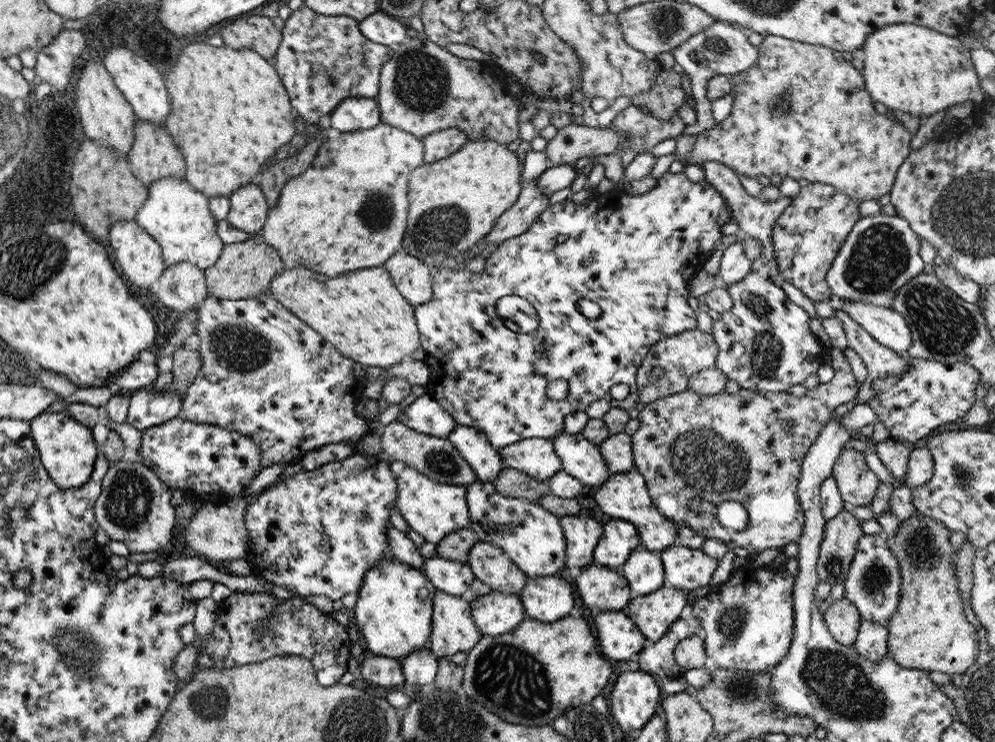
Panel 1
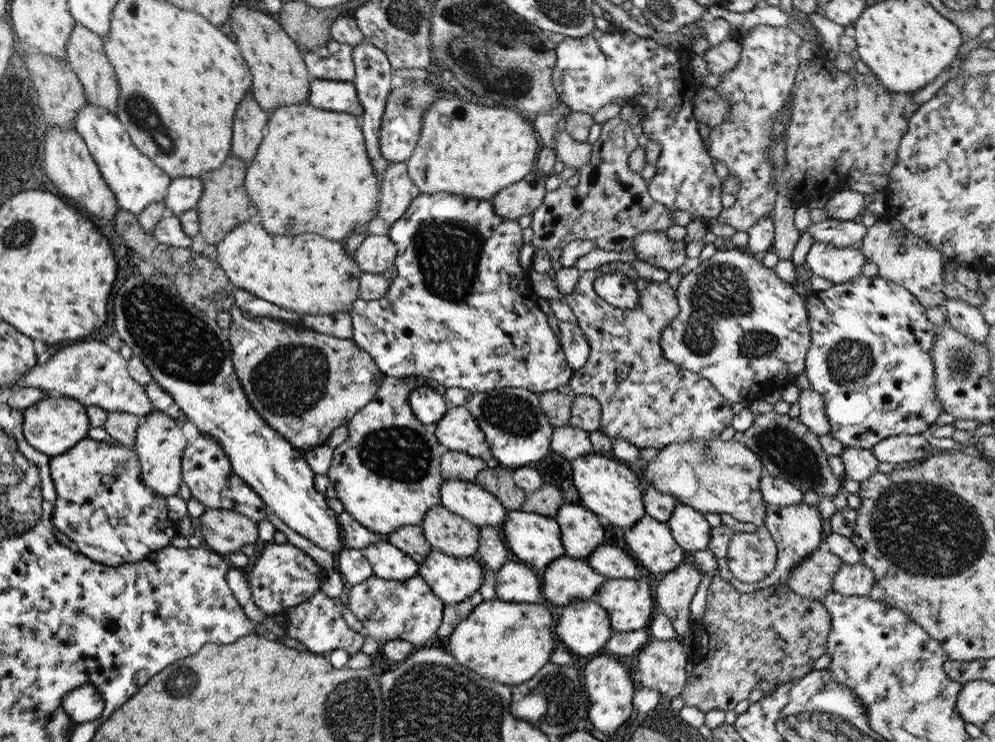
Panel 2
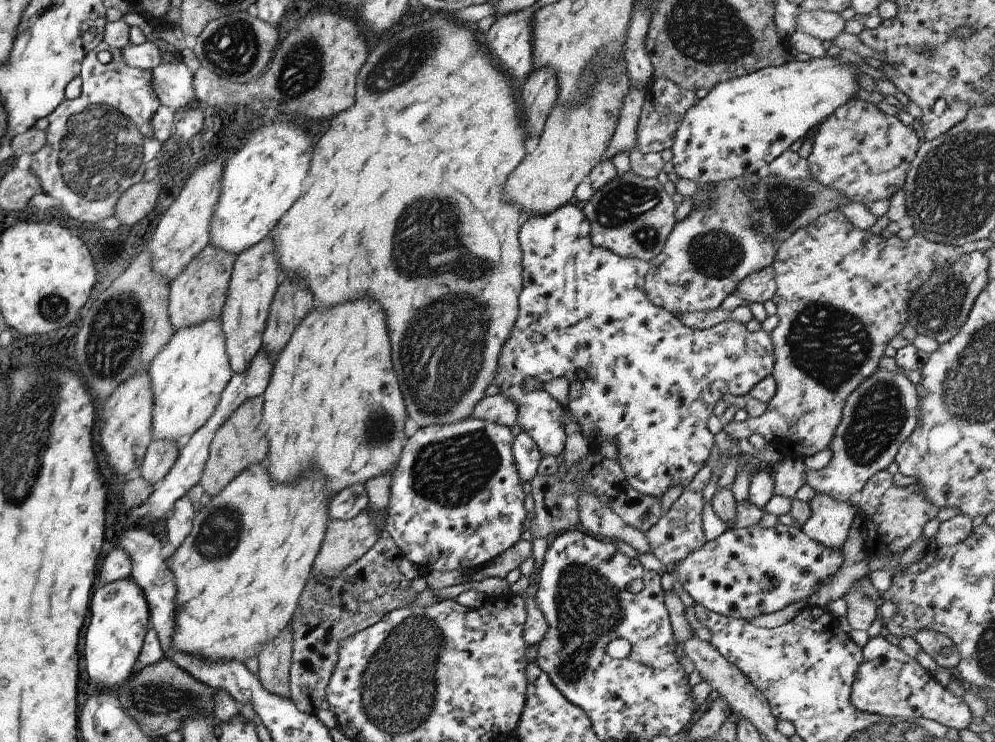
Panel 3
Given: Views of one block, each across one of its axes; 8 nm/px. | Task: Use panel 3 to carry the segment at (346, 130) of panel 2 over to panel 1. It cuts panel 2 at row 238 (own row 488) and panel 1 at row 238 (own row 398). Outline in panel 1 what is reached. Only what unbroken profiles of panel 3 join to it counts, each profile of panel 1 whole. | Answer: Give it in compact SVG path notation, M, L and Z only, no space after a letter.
M380 122L365 130L338 133L318 148L313 160L317 168L307 168L283 183L259 234L277 251L286 269L307 266L313 272L333 278L349 270L384 264L400 249L408 213L408 176L424 162L421 139Z

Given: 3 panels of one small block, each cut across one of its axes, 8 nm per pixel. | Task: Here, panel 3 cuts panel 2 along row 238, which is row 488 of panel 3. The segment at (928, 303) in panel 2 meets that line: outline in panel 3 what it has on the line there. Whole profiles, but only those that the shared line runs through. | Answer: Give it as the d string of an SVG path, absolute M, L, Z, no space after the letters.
M886 469L873 473L855 498L857 511L865 518L866 536L861 539L861 544L869 557L901 556L921 536L922 526L938 514L938 508L924 497L921 485L896 486L891 477Z

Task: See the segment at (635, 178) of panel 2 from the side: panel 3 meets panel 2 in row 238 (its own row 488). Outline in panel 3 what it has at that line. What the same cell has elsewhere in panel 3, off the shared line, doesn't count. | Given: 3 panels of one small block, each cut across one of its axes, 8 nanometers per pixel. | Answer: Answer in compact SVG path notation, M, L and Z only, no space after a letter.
M590 448L588 455L582 461L573 465L570 469L566 468L565 476L561 480L556 479L555 473L549 476L536 474L530 480L530 487L534 516L531 520L533 522L531 540L534 537L551 539L554 537L551 532L565 531L568 526L578 521L579 500L577 498L583 496L578 494L579 491L592 492L591 496L597 502L607 505L626 525L642 533L651 528L663 513L660 498L639 494L636 490L633 490L627 484L618 460L614 462L613 459L602 458L593 448Z

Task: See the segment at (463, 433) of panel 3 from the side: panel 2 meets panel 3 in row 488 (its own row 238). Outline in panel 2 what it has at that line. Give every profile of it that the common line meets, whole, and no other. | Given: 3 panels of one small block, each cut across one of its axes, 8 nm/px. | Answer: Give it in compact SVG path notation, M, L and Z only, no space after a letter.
M419 193L407 207L407 210L388 228L388 237L395 245L396 256L394 267L397 276L392 278L385 297L373 301L357 299L350 304L348 311L352 323L351 339L357 343L373 359L375 366L385 375L395 378L408 376L423 376L427 380L435 381L446 388L462 388L473 395L487 393L506 387L529 390L531 393L545 393L568 384L572 375L572 368L564 359L563 349L546 322L545 313L540 309L538 298L530 292L529 285L520 279L523 274L518 260L521 239L521 228L516 220L505 219L493 212L491 203L486 200L453 196L447 193Z

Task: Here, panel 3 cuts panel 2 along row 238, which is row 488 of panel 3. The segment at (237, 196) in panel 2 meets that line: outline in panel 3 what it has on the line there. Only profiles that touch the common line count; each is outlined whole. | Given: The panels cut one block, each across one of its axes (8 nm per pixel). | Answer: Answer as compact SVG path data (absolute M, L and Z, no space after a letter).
M262 395L241 401L214 432L199 484L212 497L247 465L267 461L268 440L262 426Z

